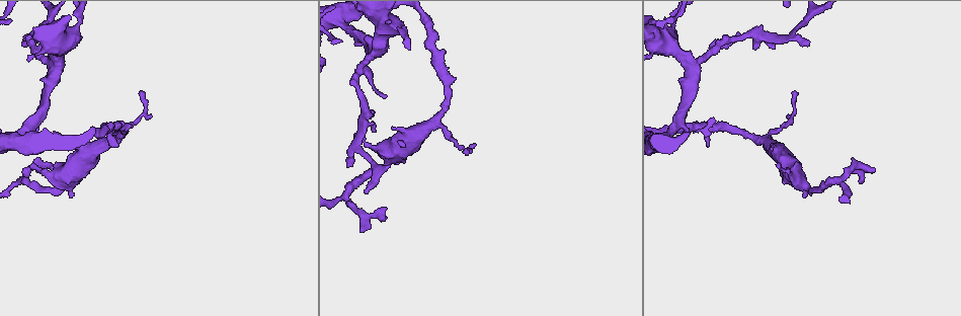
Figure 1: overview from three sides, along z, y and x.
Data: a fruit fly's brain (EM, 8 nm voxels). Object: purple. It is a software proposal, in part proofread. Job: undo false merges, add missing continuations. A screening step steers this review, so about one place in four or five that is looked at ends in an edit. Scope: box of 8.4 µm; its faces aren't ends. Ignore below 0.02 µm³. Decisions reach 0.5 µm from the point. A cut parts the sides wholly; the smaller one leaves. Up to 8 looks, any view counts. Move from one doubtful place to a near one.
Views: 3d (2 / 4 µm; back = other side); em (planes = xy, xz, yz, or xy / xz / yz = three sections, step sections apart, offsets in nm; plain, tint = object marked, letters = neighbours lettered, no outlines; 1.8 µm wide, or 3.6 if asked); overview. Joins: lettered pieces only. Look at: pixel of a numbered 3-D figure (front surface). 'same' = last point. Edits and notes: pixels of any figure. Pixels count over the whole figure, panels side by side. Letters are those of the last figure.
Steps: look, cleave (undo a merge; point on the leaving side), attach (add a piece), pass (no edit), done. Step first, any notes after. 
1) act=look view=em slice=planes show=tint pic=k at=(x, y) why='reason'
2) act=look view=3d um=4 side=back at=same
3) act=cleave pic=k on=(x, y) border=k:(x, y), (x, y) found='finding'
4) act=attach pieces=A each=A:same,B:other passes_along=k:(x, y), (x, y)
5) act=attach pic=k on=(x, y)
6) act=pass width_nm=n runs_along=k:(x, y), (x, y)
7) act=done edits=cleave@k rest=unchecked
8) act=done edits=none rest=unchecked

act=look view=em slice=planes show=letters pic=1 at=(809, 43) why='tapers out'

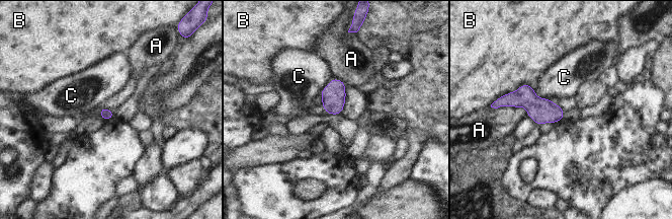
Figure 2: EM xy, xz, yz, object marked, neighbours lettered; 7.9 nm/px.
act=pass each=A:other,B:other,C:other border=2:(532, 86), (537, 96), (551, 100) found='no lettered piece goes on from it'

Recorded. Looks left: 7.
act=look view=em slice=yz step=8 show=letters pic=1 at=(23, 180) why='arms part here'

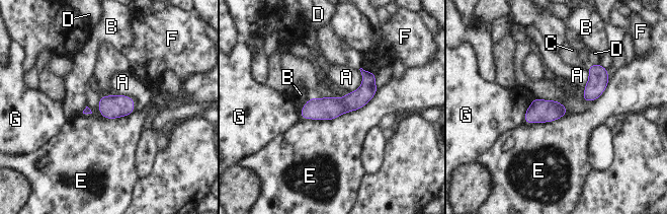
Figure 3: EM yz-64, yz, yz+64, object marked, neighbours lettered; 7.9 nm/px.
act=look view=em slice=planes show=letters at=same

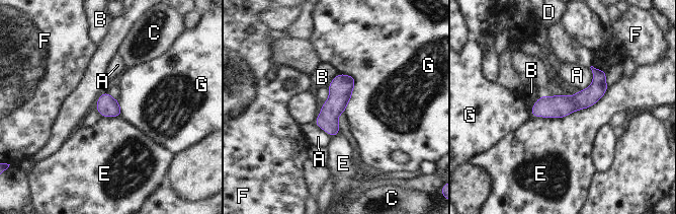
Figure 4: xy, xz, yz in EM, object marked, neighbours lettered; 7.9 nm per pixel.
act=pass width_nm=160 each=A:other,B:other,C:other,D:other,E:other,F:other,G:other border=4:(340, 72), (355, 80), (344, 113) found='continuous, no second cell'

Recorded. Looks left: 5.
act=look view=3d um=2 pic=1 at=(386, 25) why='thin arm on a thick one'

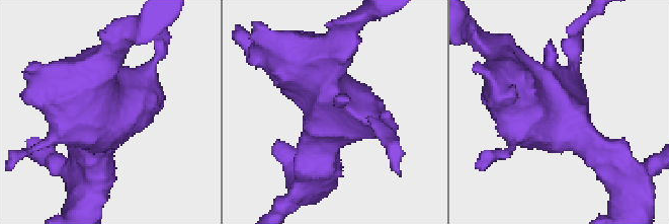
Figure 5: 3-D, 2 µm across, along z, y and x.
act=look view=em slice=planes show=letters pic=5 at=(336, 115)

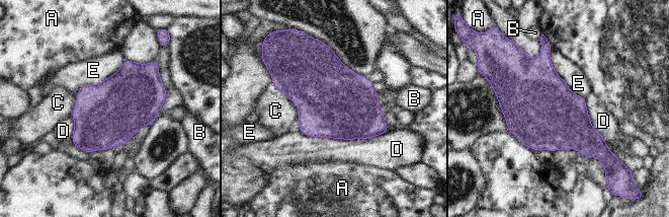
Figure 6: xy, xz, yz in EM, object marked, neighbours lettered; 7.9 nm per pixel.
act=pass each=A:other,B:other,C:other,D:other,E:other border=6:(551, 47), (557, 74), (585, 97) found='one cell here'

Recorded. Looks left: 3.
act=done edits=none rest=unchecked

